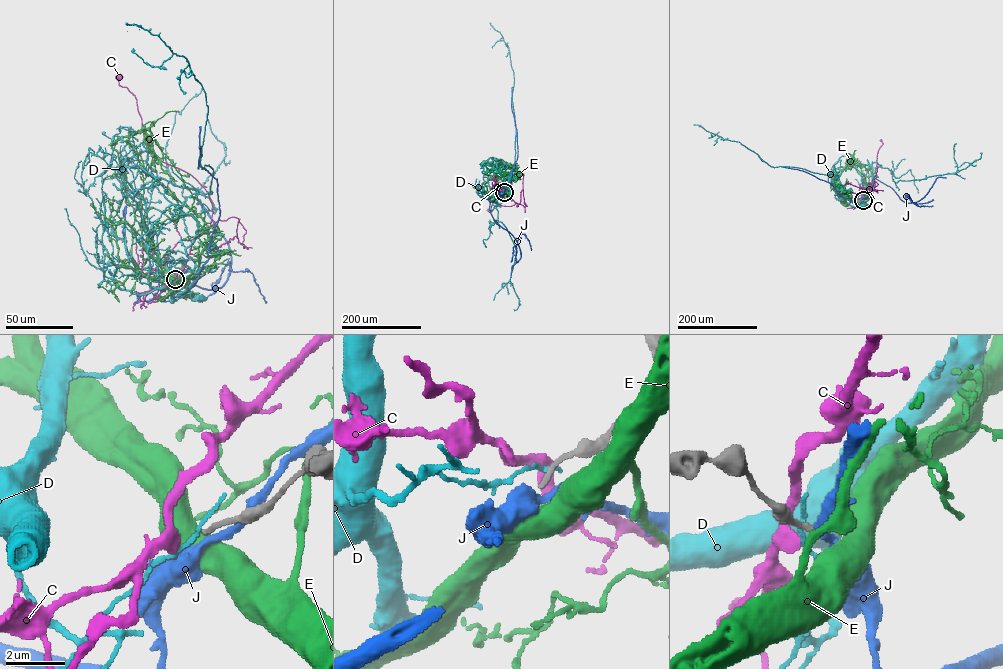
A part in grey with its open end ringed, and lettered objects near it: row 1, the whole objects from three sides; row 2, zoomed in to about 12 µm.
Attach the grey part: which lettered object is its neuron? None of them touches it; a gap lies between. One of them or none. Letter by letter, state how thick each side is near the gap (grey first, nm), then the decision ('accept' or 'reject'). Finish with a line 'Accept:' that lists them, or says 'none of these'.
C: calibres 150 and 300 nm; reject
D: calibres 150 and 120 nm; reject
E: calibres 150 and 750 nm; reject
J: calibres 150 and 320 nm; reject
Accept: none of these

